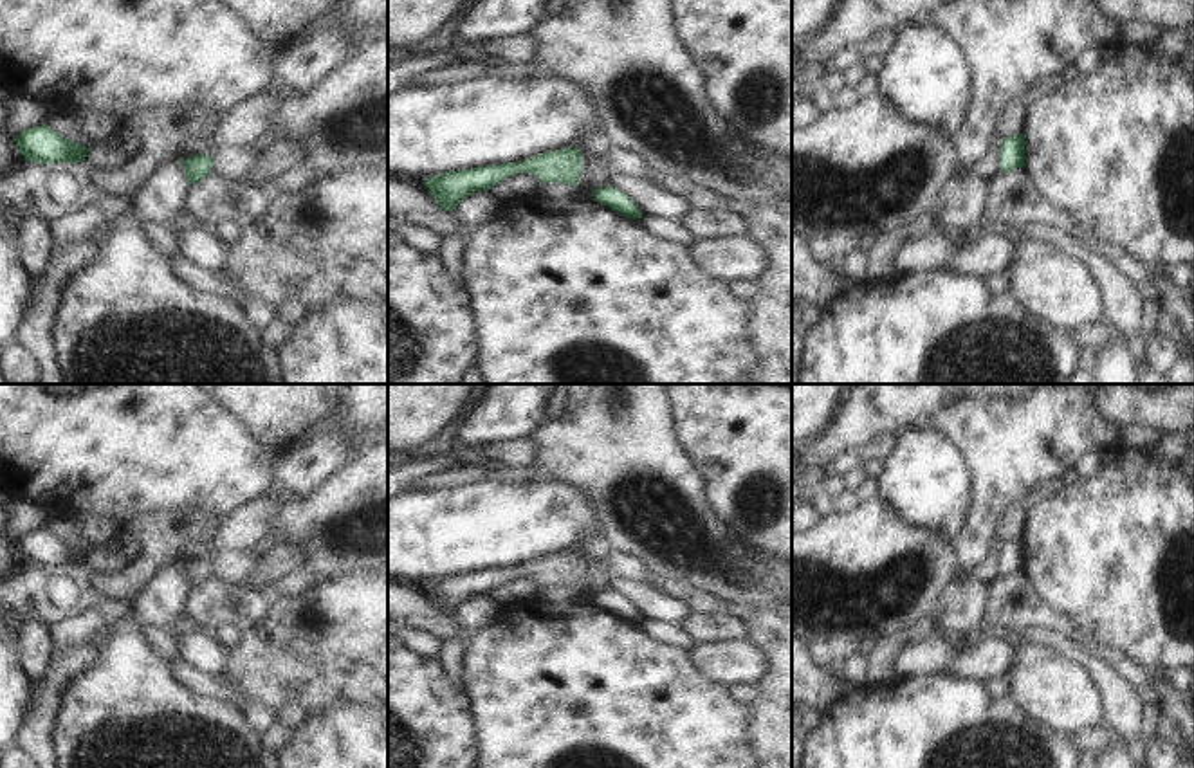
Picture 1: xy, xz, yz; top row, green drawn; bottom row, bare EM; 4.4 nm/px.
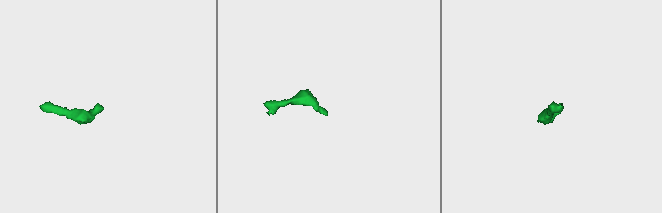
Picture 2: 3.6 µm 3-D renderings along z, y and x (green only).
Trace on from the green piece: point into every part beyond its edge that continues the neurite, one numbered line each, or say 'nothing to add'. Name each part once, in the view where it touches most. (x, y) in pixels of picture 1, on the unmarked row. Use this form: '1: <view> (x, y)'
nothing to add

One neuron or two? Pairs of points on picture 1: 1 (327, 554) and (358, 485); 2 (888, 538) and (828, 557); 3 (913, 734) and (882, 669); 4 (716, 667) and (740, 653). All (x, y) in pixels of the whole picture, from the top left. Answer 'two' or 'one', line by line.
1: one
2: one
3: two
4: one

